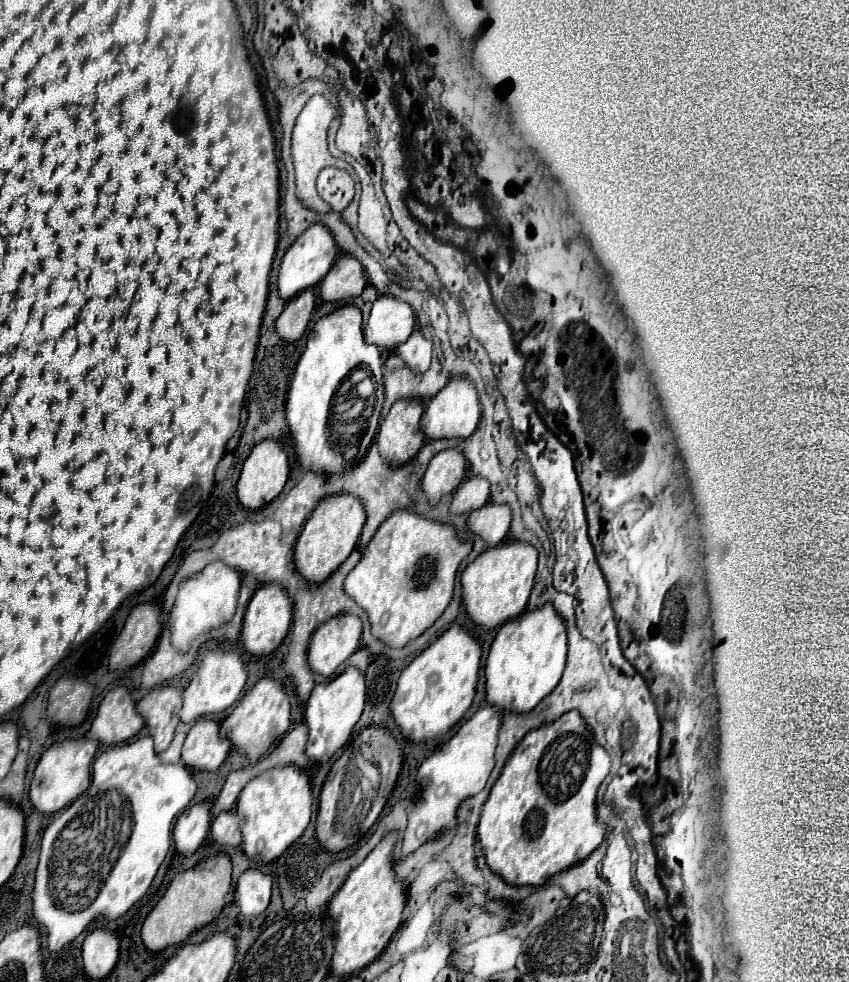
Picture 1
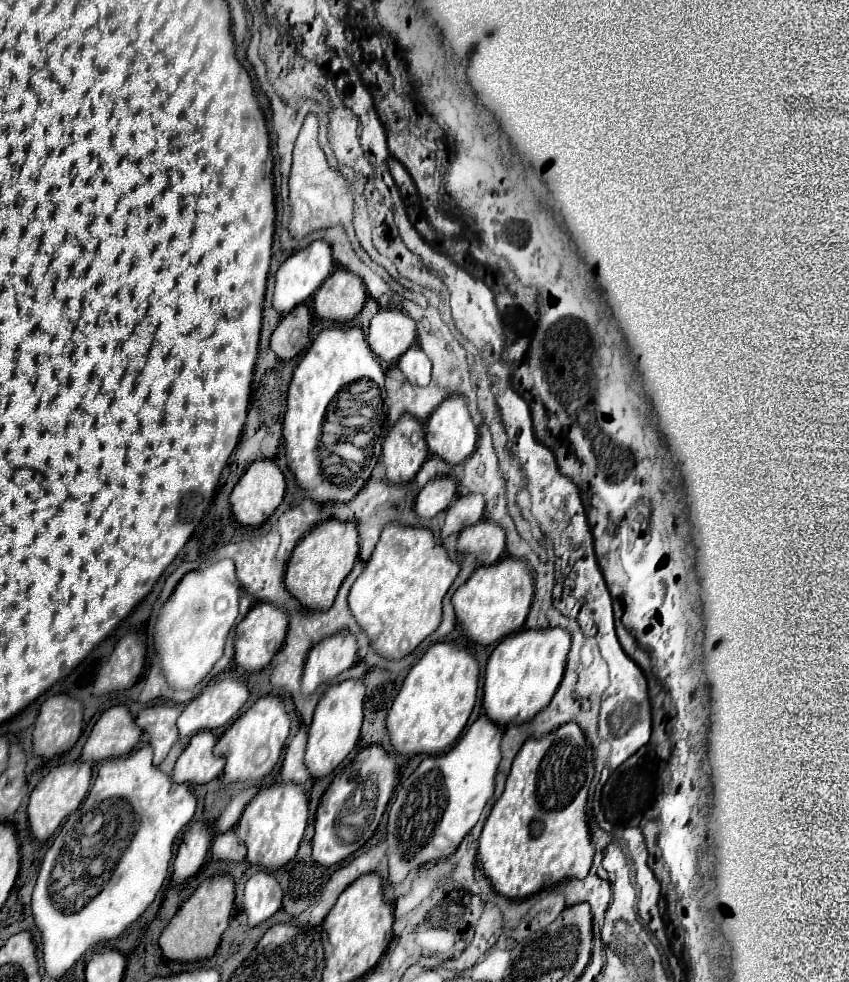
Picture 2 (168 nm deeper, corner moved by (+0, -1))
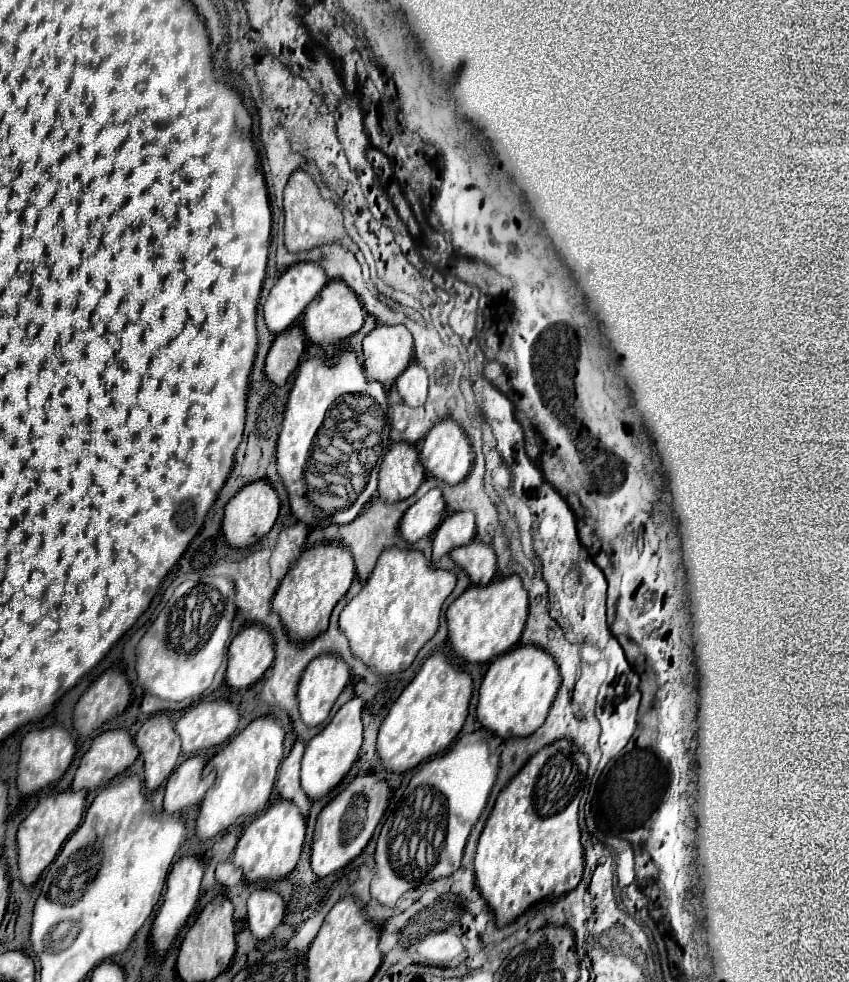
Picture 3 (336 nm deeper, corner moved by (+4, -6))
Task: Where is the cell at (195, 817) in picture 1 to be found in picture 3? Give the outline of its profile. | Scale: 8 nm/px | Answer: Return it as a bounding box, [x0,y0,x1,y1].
[152,856,204,954]

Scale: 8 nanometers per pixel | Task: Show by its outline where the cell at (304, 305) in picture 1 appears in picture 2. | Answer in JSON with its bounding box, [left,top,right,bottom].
[270,305,310,361]

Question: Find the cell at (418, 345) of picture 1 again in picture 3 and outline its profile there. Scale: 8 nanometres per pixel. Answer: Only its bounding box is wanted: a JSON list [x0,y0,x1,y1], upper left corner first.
[396,362,428,406]

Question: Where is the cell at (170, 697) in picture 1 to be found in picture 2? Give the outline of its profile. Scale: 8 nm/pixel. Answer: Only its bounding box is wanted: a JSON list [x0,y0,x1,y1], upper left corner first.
[136,703,180,767]

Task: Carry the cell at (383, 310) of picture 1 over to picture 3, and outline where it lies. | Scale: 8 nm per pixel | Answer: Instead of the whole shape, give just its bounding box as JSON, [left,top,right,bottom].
[364,324,412,388]

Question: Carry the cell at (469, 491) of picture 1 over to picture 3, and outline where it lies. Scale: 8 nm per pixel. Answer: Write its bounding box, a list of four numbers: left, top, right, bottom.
[432,510,476,560]

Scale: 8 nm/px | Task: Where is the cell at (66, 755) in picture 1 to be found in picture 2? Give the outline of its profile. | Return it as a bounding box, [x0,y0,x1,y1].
[28,761,92,841]

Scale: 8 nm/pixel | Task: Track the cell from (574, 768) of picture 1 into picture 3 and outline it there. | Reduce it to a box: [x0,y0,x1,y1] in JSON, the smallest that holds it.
[474,738,588,926]

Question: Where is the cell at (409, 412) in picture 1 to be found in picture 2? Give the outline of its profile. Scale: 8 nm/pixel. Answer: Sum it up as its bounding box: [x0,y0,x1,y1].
[382,415,428,485]

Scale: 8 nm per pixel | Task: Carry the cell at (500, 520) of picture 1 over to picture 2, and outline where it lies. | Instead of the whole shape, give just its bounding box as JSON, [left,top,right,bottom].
[456,521,506,565]

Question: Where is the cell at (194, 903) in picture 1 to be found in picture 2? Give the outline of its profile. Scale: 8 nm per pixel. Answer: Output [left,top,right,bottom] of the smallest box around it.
[160,877,234,961]

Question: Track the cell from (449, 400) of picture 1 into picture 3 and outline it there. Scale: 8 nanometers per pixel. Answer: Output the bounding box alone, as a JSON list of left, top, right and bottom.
[420,418,472,484]

